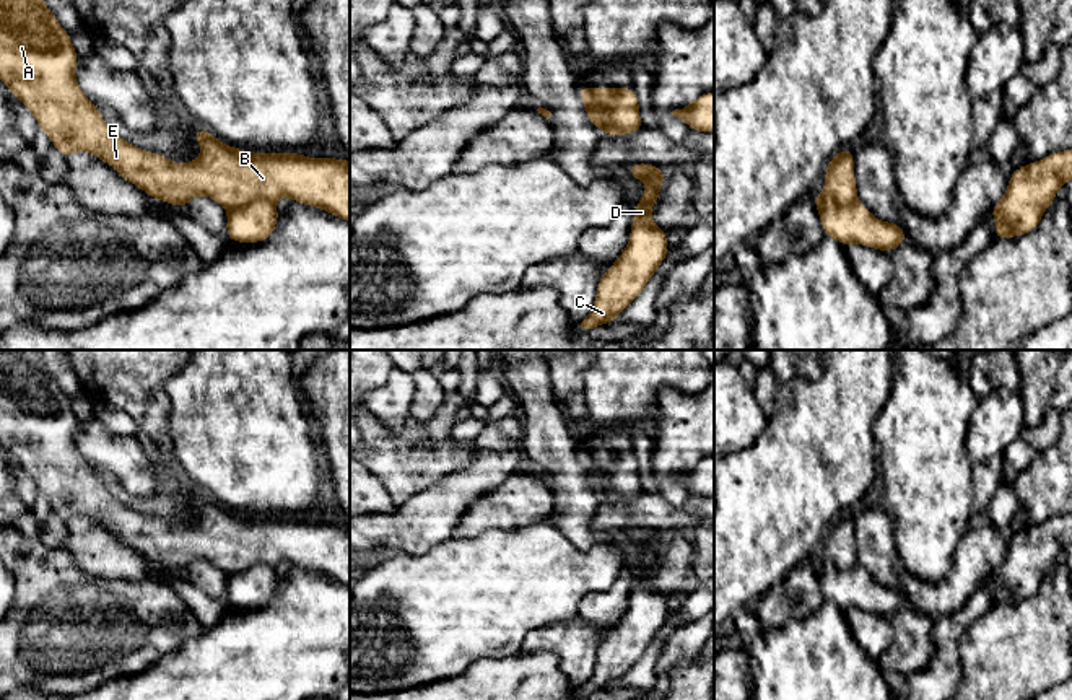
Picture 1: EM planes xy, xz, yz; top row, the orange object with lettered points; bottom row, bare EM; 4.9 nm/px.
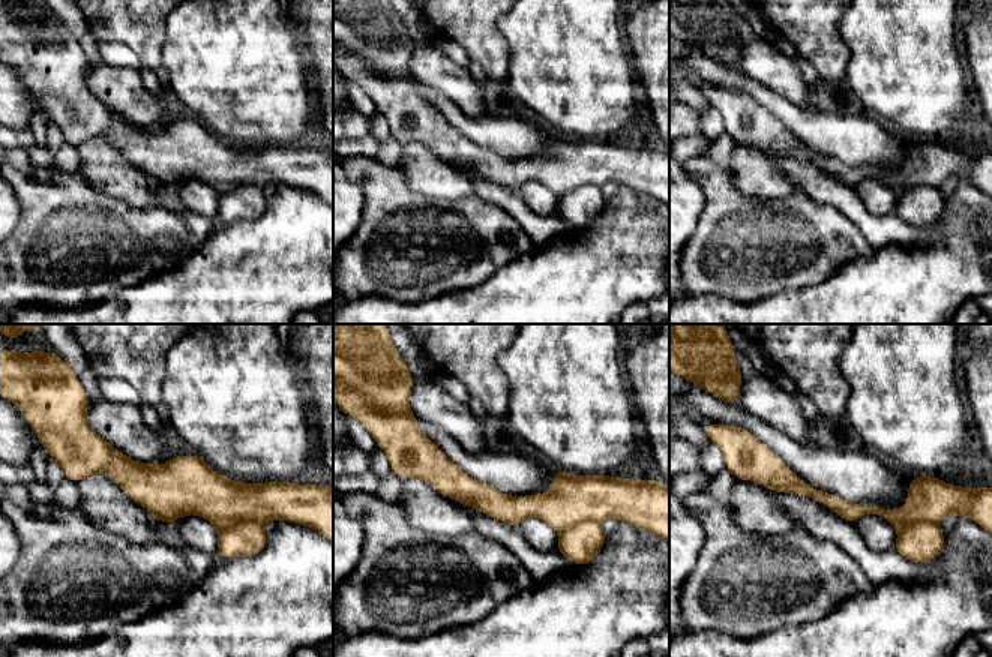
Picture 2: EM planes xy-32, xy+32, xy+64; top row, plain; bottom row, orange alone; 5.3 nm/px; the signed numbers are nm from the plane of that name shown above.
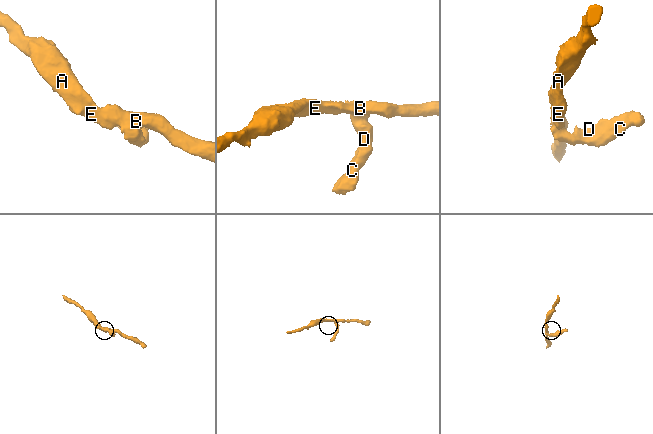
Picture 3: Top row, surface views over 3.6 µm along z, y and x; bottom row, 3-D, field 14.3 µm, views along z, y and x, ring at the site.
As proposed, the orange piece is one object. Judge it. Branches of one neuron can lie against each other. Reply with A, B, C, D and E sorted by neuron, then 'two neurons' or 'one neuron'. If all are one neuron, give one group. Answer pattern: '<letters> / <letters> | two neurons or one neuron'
A B E / C D | two neurons

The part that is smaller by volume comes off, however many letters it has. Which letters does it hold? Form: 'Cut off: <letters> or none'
Cut off: C, D

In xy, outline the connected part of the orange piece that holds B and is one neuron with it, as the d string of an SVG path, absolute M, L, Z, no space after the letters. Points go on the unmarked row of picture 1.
M0 350L0 444L36 482L55 516L93 518L112 531L122 544L143 553L148 562L184 573L197 560L207 560L228 576L254 565L277 567L290 562L296 568L325 575L350 588L350 526L307 523L303 518L255 518L229 511L207 493L194 495L202 519L192 527L172 527L155 516L143 516L114 498L99 474L85 461L75 433L78 417L72 400L46 371L37 350Z

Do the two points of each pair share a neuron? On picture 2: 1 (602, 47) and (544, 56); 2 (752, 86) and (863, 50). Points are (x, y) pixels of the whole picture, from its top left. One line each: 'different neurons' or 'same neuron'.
1: same neuron
2: different neurons

